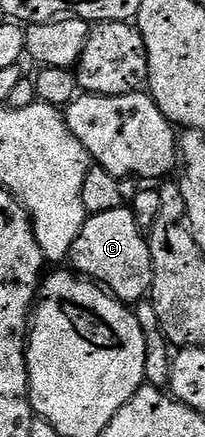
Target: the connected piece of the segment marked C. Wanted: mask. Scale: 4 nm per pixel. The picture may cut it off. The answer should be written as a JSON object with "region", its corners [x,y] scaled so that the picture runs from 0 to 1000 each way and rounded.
{"region":[[[561,476],[561,485],[483,485],[420,497],[366,558],[346,558],[327,600],[371,625],[512,657],[585,691],[663,696],[741,666],[746,597],[712,529],[688,529],[644,478]]]}

